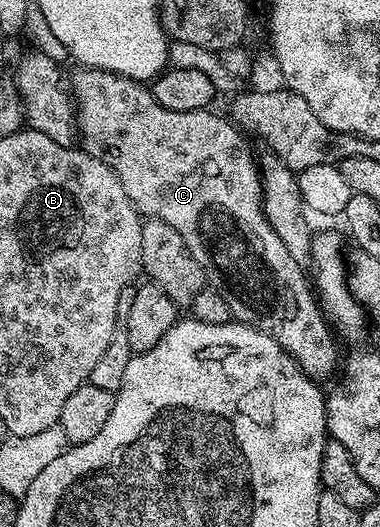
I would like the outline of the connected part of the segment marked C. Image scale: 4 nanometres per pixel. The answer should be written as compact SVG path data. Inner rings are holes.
M84 67L78 68L76 71L78 73L71 77L71 92L77 111L79 141L85 152L91 154L95 159L107 163L107 167L111 167L111 171L115 171L119 183L123 183L123 191L127 191L127 199L131 199L131 203L136 207L138 213L154 221L167 223L171 227L175 227L175 231L179 231L179 235L183 239L187 251L195 259L195 263L199 263L199 267L205 269L206 282L212 288L217 289L219 295L223 295L223 299L227 299L227 307L231 307L233 317L236 320L240 321L242 325L250 325L267 335L271 335L271 339L275 339L275 343L279 343L293 356L297 366L310 379L318 383L325 383L325 380L337 369L337 345L333 342L335 335L330 324L325 320L318 300L315 298L315 291L310 280L308 283L305 279L305 273L301 270L304 269L302 262L296 261L291 255L291 251L287 251L283 239L279 239L279 235L275 235L271 223L265 218L263 182L261 180L259 161L255 153L253 157L252 147L245 142L247 140L246 134L238 129L228 116L222 115L220 117L219 114L213 113L214 111L209 109L167 111L167 107L163 107L163 103L159 103L155 99L153 90L148 84L132 81L130 77L124 77L118 73L103 71L102 69L86 69Z

